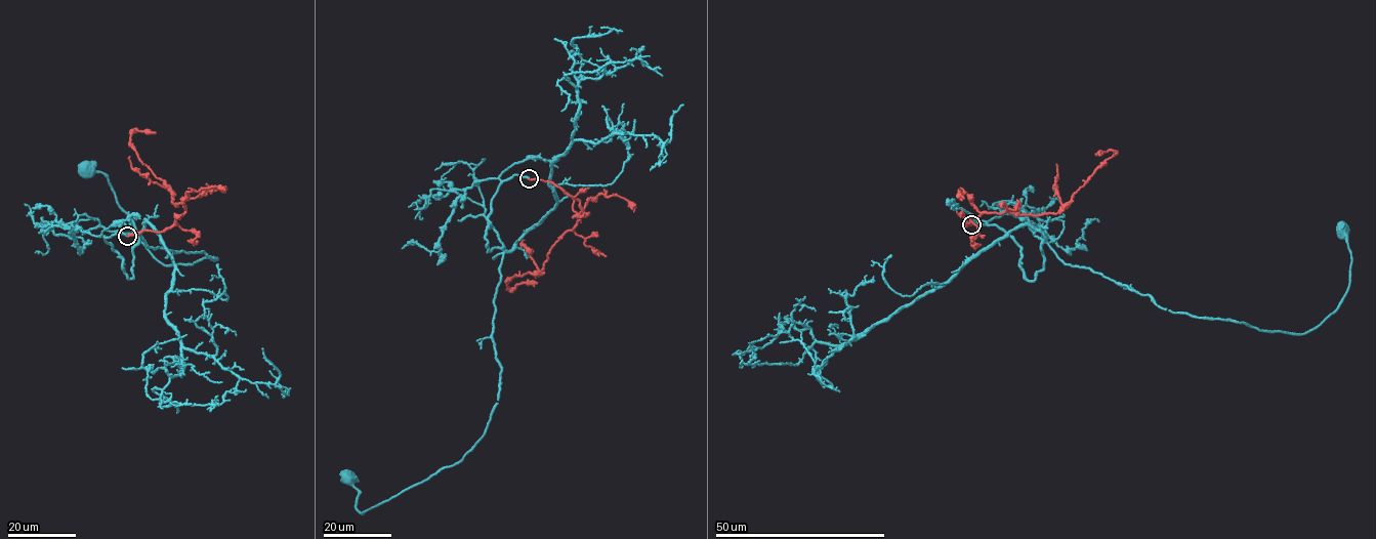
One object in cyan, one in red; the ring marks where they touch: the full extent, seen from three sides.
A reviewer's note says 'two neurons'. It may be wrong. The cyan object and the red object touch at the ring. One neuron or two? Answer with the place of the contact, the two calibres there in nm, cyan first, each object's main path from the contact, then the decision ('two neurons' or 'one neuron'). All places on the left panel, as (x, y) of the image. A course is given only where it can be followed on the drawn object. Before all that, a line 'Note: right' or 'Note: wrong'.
Note: wrong
at (127, 236); 280 nm thick on the cyan side, 280 nm on the other; cyan runs (127, 235), (105, 237), (127, 278), (139, 235), (155, 249), (218, 258), (154, 258), (108, 177), (87, 171); red runs (127, 235), (163, 232), (185, 209), (172, 203), (162, 180), (132, 148), (136, 128), (156, 132); one neuron

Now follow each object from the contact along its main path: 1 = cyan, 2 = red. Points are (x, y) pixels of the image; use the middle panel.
1: (529, 178), (501, 182), (488, 218), (488, 251), (503, 252), (485, 433), (364, 513), (348, 475)
2: (529, 178), (552, 181), (580, 201), (582, 213), (543, 268), (515, 275), (507, 285), (537, 282)

